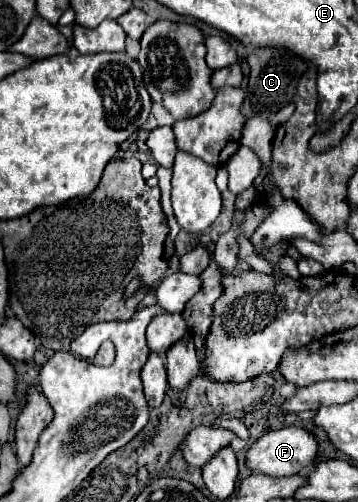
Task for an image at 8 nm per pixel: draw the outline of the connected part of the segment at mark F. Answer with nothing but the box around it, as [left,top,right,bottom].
[247,426,319,476]

